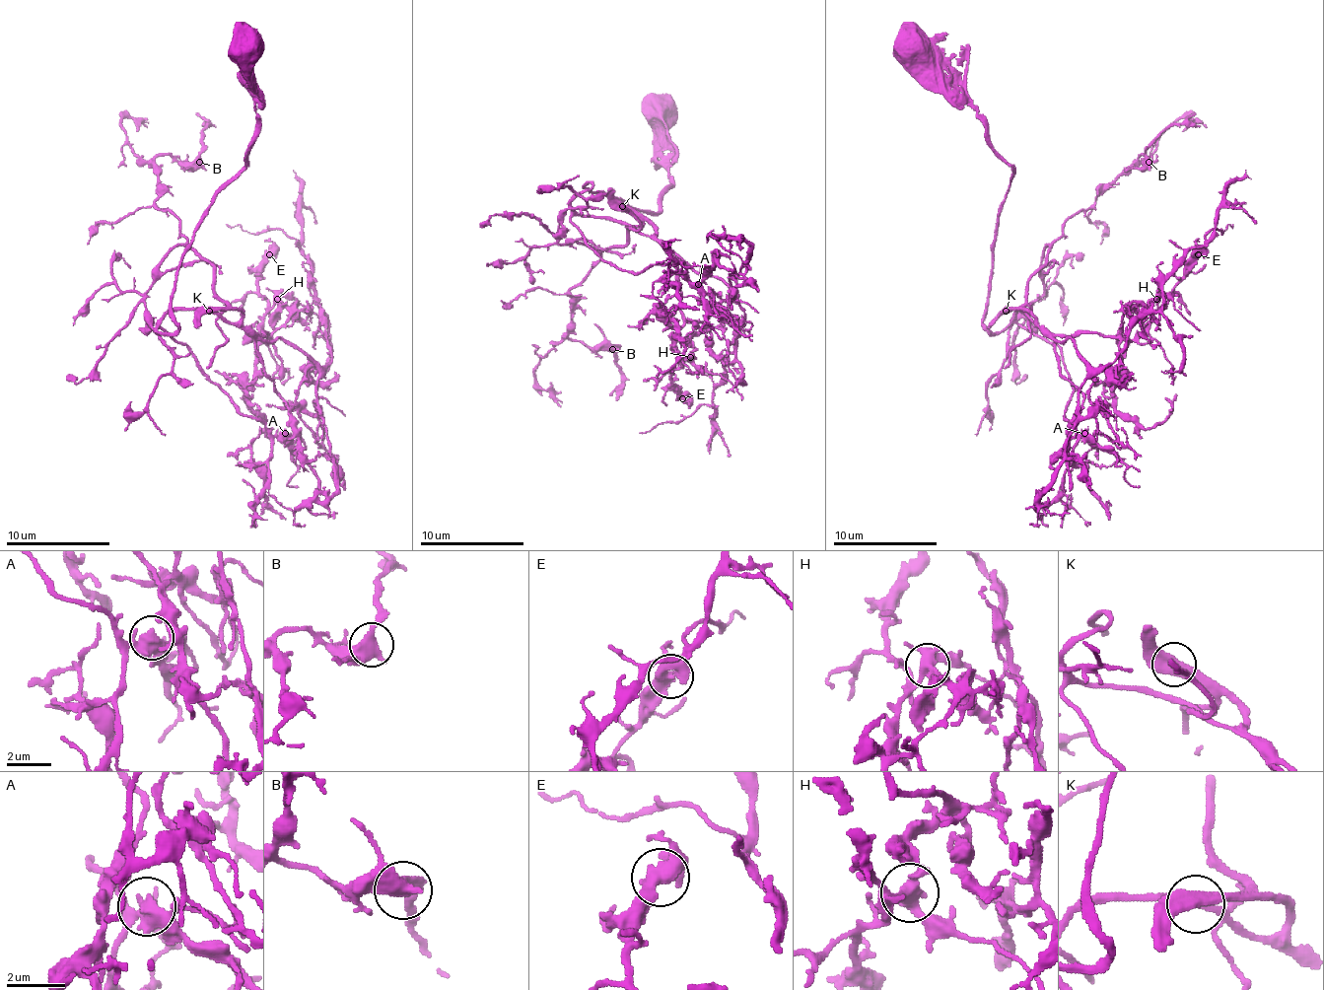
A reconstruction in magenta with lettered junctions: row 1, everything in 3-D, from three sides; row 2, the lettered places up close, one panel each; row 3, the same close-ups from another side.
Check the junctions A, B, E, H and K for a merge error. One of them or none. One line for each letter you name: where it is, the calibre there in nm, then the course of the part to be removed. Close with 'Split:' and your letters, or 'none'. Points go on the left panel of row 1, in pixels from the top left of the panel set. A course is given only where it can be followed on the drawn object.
Split: none

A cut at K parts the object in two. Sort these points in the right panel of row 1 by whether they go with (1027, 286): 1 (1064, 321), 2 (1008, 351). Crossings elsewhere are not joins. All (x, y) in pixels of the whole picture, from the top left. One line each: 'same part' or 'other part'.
1: same part
2: same part

